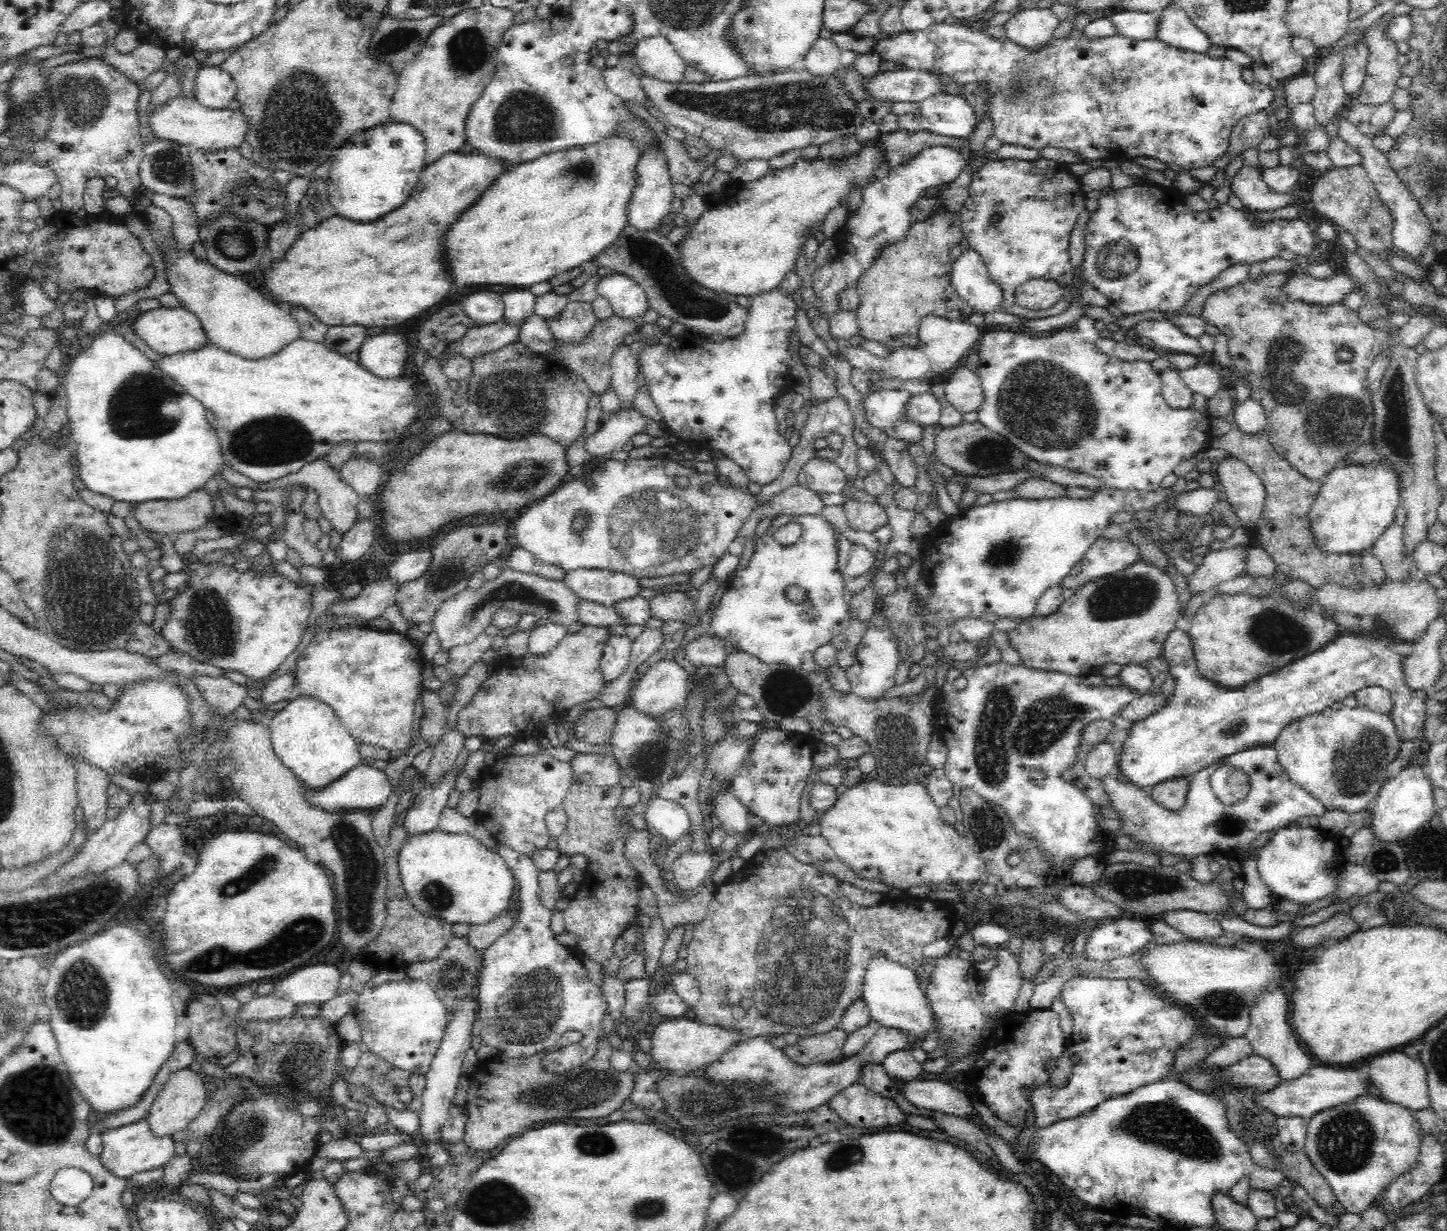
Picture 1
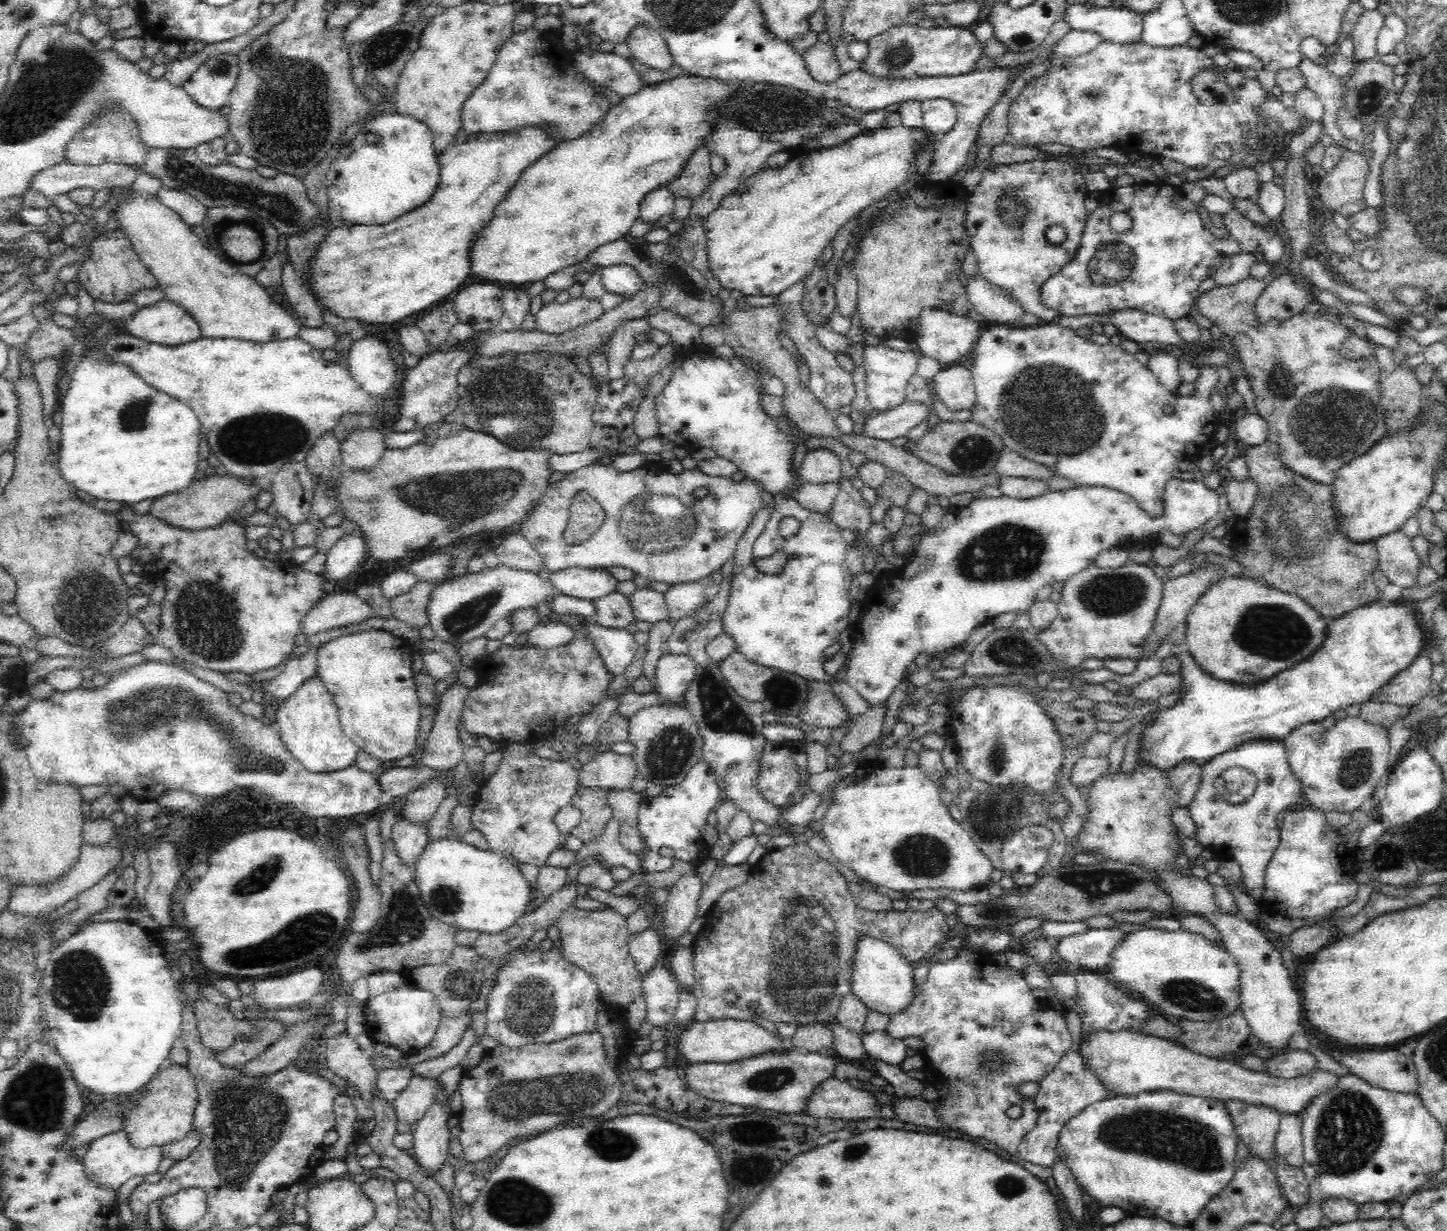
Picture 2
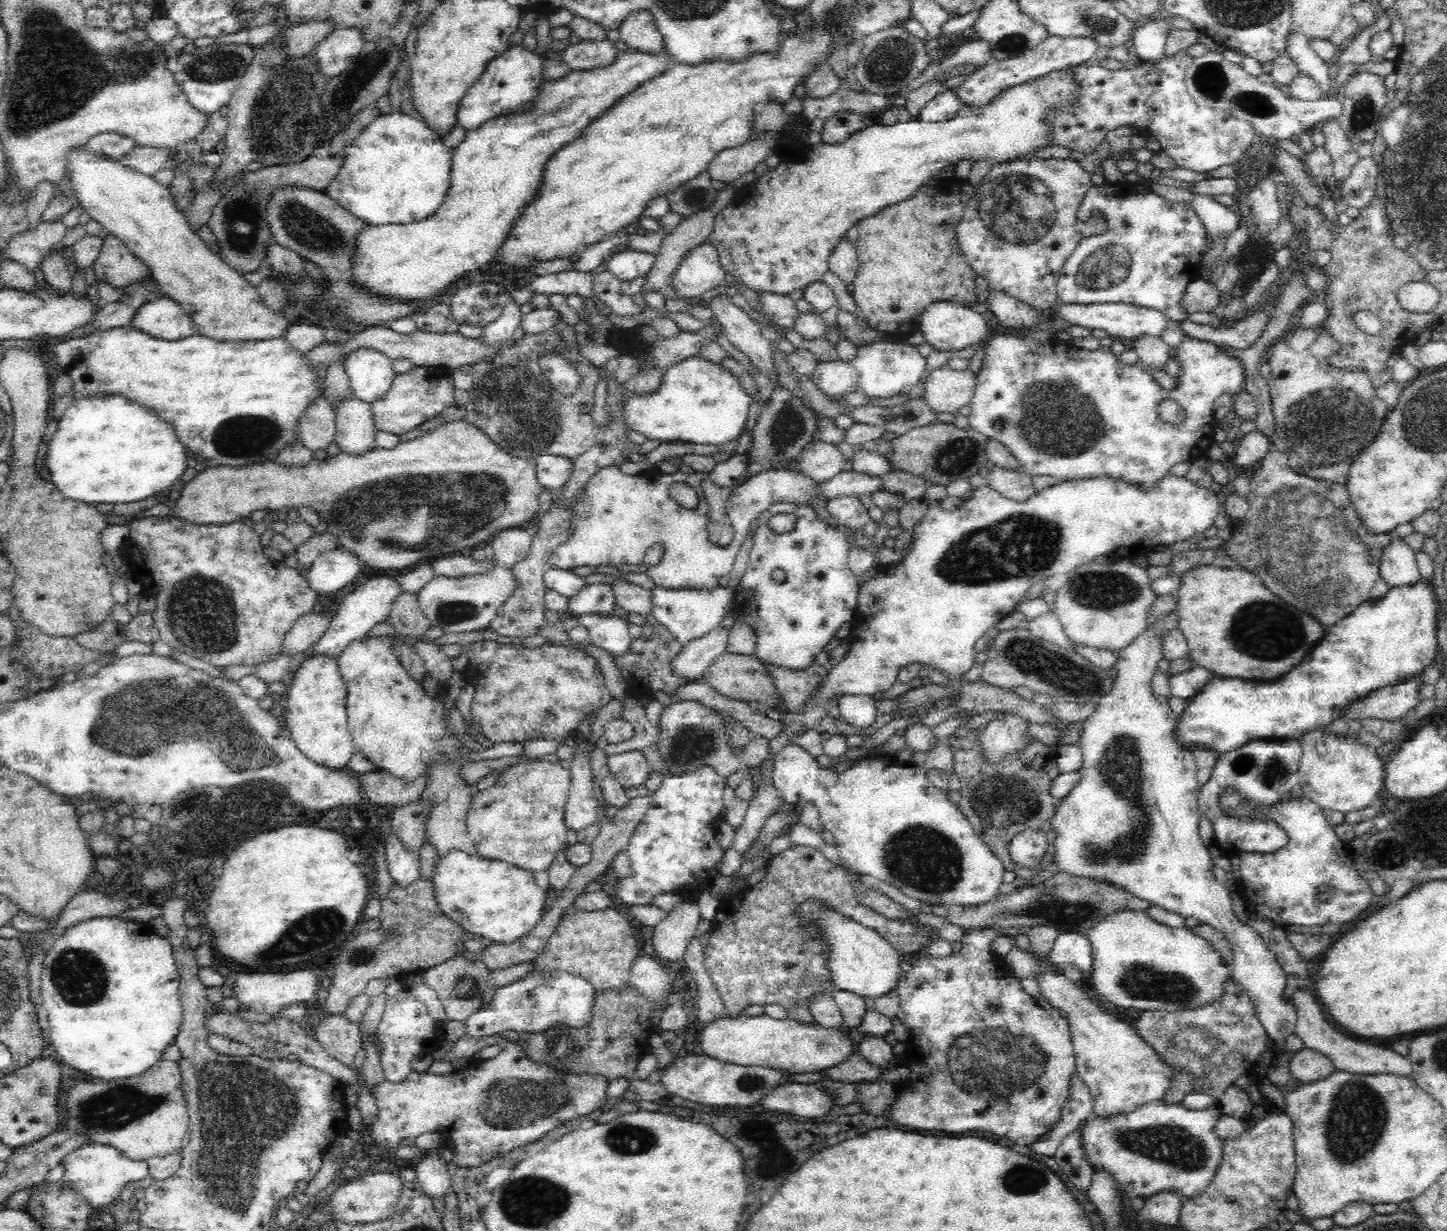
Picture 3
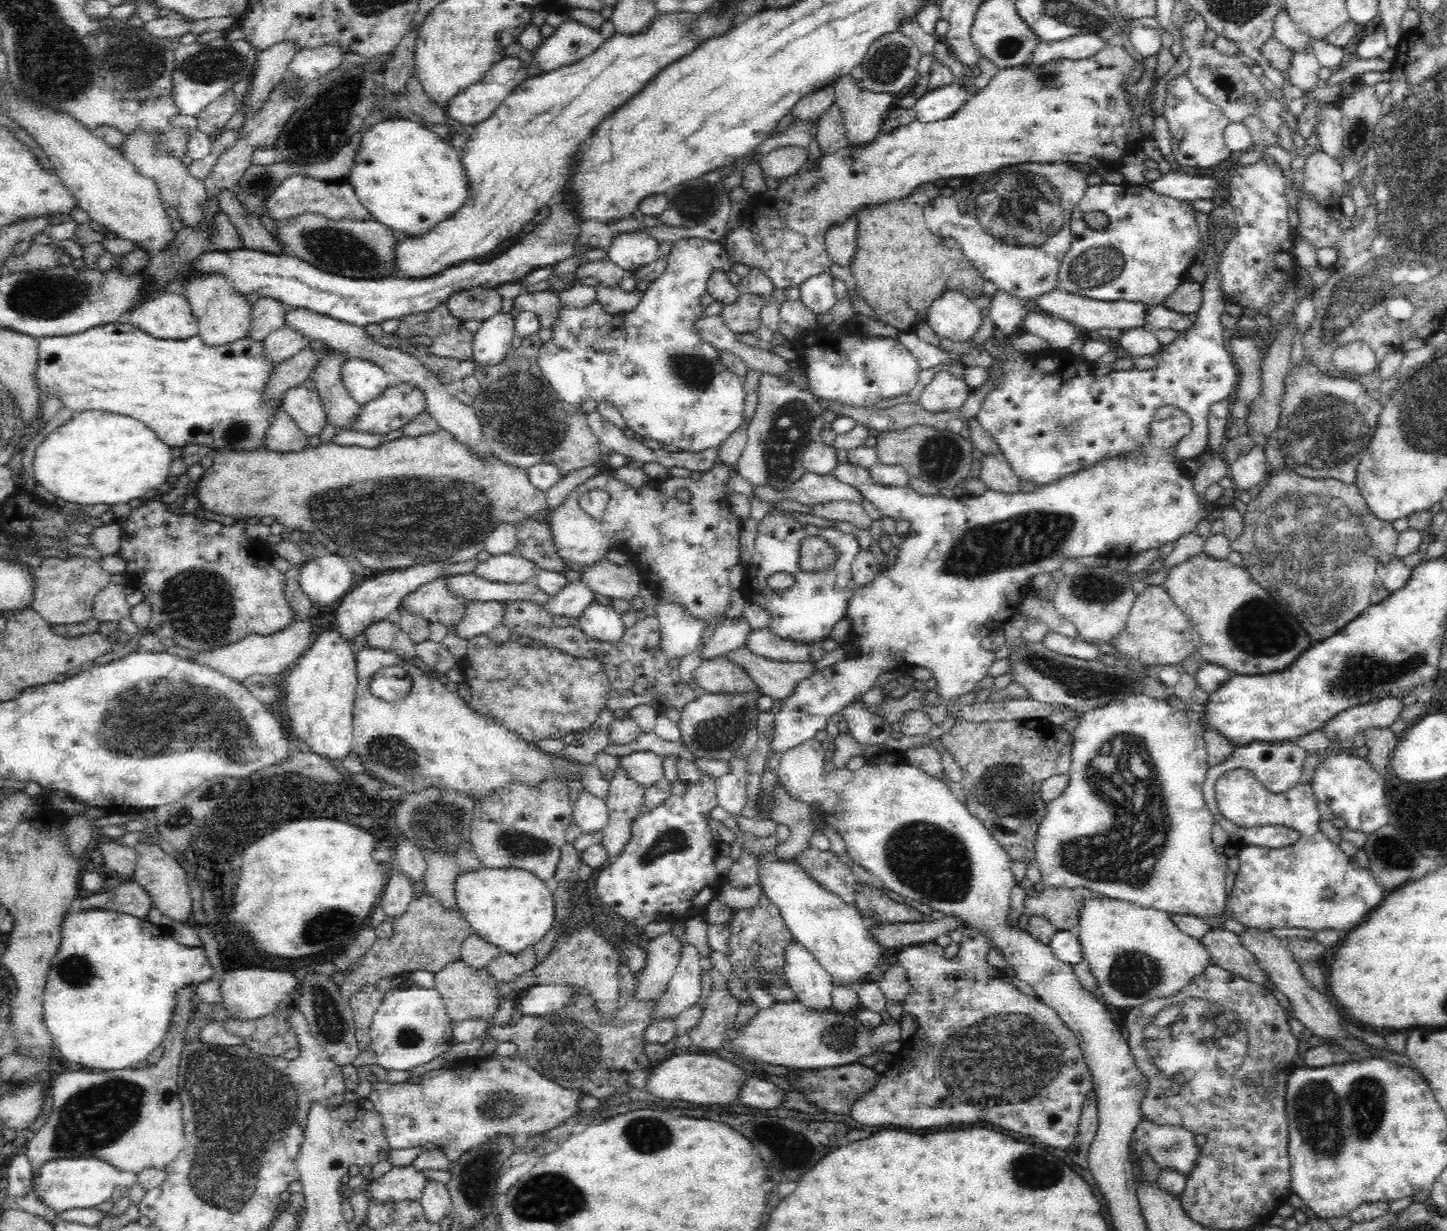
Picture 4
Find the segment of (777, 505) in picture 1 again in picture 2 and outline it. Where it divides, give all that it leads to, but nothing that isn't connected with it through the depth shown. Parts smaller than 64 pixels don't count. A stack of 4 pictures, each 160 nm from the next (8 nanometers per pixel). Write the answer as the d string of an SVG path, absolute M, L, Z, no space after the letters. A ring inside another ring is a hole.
M840 480L836 483L820 485L806 483L792 496L796 498L796 501L800 501L802 507L810 511L827 514L840 492L840 483Z

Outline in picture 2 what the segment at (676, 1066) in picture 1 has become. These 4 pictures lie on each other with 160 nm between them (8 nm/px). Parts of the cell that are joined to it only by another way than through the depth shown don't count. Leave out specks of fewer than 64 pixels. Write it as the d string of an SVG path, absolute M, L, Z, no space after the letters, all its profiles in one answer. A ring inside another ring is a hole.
M715 1020L708 1022L694 1021L694 1026L688 1030L678 1030L676 1040L678 1048L684 1054L688 1062L724 1063L732 1064L732 1061L741 1061L748 1057L764 1055L764 1052L788 1052L794 1050L792 1046L783 1046L783 1037L772 1031L764 1029L752 1020Z

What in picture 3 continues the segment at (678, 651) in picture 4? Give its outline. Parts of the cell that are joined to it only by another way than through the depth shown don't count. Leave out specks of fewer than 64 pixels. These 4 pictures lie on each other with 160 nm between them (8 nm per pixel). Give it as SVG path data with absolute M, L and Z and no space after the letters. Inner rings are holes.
M655 586L650 590L650 593L652 594L653 607L651 614L684 647L689 642L702 638L716 627L720 627L728 606L733 604L735 598L735 592L732 589L722 587L712 590L712 592L703 592L702 590L674 591Z

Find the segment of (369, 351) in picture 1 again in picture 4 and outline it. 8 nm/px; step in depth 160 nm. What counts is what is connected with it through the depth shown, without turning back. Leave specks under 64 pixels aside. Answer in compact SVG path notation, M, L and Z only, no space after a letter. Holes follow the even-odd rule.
M348 358L341 375L346 391L360 406L376 400L389 387L382 368L368 359Z

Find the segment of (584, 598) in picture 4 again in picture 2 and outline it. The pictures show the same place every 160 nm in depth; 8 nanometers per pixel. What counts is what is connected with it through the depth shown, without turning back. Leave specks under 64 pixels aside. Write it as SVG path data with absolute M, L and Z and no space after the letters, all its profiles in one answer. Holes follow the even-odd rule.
M618 591L596 598L593 602L594 619L604 628L624 628L634 620L629 598Z

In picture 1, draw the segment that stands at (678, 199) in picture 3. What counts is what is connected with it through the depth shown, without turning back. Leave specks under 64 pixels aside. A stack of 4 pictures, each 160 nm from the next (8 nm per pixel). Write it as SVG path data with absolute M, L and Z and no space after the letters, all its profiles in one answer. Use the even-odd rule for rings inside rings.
M622 101L623 106L633 116L644 119L648 128L654 130L654 136L661 142L665 154L668 174L672 184L685 184L692 186L701 181L703 172L714 164L718 152L705 151L704 156L692 159L688 154L687 146L667 134L665 123L659 122L645 108L643 104L632 101Z

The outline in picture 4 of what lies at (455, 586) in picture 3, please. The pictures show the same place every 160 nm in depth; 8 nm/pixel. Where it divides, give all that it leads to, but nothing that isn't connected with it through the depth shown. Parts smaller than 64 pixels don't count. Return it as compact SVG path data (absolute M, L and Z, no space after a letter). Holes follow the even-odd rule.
M444 578L433 580L420 586L415 592L402 598L398 611L422 615L429 622L440 622L446 626L455 626L464 616L464 606L468 601L459 600L449 592Z

